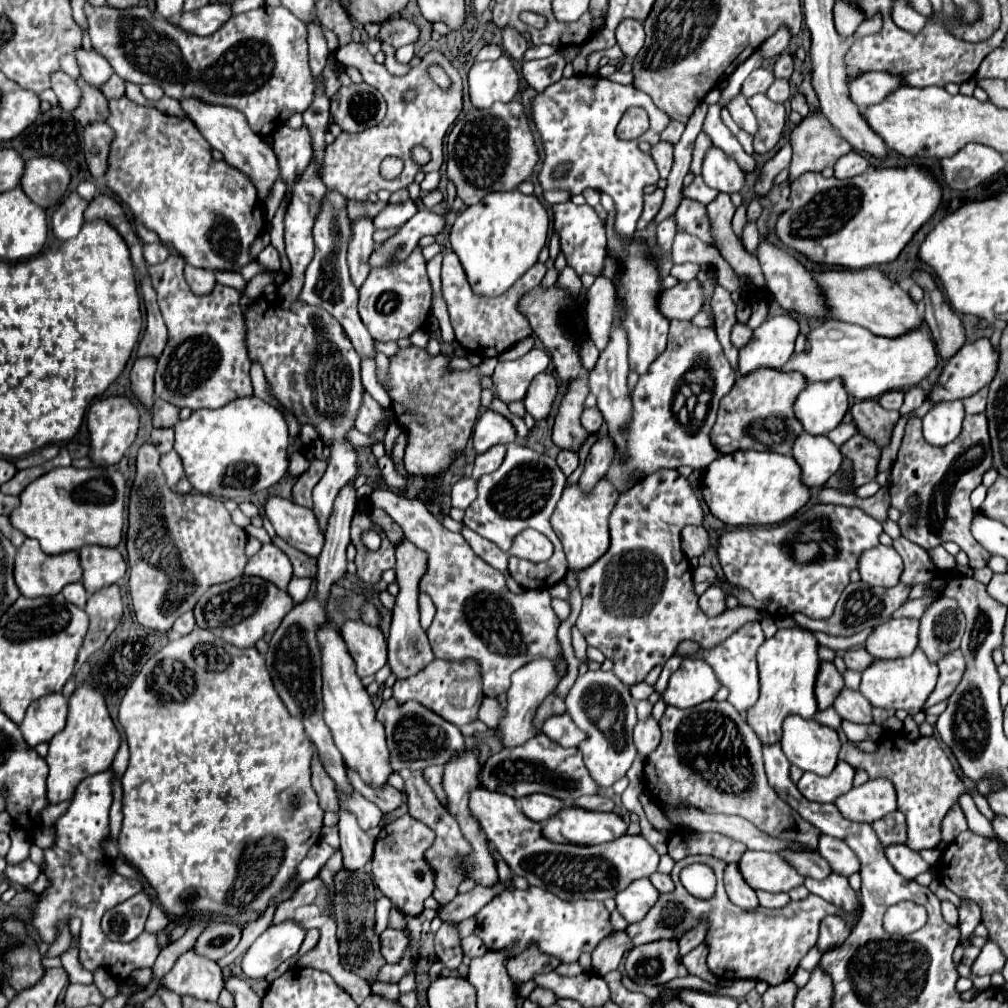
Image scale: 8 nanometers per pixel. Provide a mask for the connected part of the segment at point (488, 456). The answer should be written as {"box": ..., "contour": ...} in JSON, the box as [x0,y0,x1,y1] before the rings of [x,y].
{"box":[473,445,505,479],"contour":[[[495,445],[489,451],[477,455],[473,465],[473,477],[479,479],[479,475],[497,471],[497,467],[503,463],[503,457],[505,457],[505,445]]]}

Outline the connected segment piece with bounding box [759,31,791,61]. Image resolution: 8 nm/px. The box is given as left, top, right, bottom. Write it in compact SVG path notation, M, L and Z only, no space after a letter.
M779 31L779 33L775 33L771 39L767 39L767 41L759 47L763 59L767 61L767 59L773 59L773 57L777 57L779 53L783 53L785 47L787 47L787 43L789 43L789 39L791 39L791 37L787 35L787 31Z

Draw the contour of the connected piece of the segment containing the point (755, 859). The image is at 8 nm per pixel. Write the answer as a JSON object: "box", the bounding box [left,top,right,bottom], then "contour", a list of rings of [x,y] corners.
{"box":[739,851,803,891],"contour":[[[747,851],[739,859],[739,871],[747,885],[751,885],[755,891],[791,891],[797,885],[803,885],[803,875],[799,875],[789,863],[783,861],[777,853],[767,851]]]}

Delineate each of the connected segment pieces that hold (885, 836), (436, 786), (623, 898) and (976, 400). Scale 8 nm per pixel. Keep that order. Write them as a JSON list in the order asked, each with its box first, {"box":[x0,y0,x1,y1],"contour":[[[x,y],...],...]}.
[{"box":[873,811,907,847],"contour":[[[901,811],[887,815],[887,819],[875,821],[873,829],[875,829],[883,847],[889,847],[889,845],[895,845],[895,843],[905,843],[905,839],[907,839],[905,815]]]},{"box":[423,767,445,805],"contour":[[[427,767],[427,769],[423,769],[423,775],[425,775],[425,781],[431,783],[431,787],[433,787],[433,791],[437,793],[439,801],[445,805],[445,793],[443,793],[443,789],[441,789],[443,767]]]},{"box":[617,879,659,923],"contour":[[[637,879],[627,889],[617,893],[617,911],[625,917],[627,923],[635,923],[643,919],[643,915],[649,911],[651,903],[655,903],[657,897],[659,891],[651,885],[649,879]]]},{"box":[963,387,987,413],"contour":[[[983,387],[981,391],[977,391],[975,395],[963,399],[963,405],[965,405],[965,411],[967,413],[983,413],[985,411],[985,403],[987,403],[987,387]]]}]

